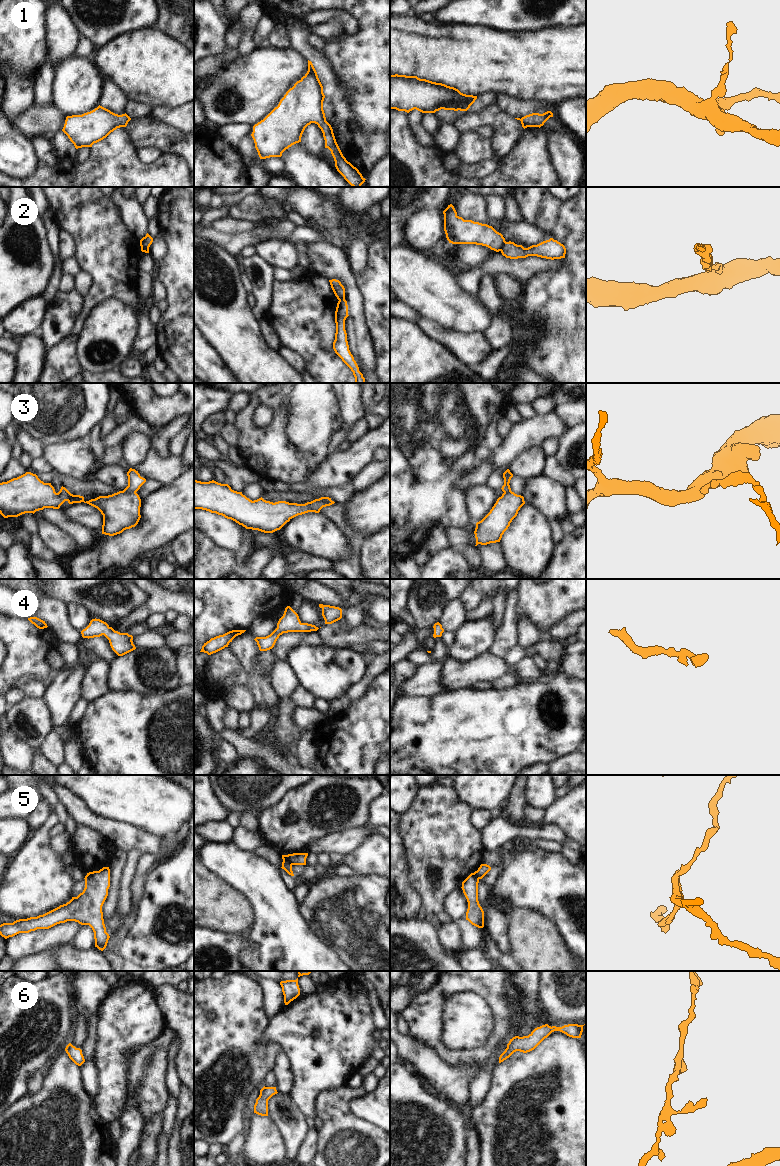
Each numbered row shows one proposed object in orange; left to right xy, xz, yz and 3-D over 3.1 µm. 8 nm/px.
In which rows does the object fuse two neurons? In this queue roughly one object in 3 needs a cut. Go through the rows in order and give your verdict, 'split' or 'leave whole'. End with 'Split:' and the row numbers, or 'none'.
1: leave whole
2: split
3: split
4: leave whole
5: split
6: leave whole
Split: 2, 3, 5

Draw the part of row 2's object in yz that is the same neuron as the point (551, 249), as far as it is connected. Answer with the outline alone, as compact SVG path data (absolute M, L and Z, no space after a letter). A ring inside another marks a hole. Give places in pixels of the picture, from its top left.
M550 238L537 245L532 245L524 248L522 245L517 245L514 242L505 242L501 249L501 253L506 258L518 259L526 258L528 256L537 256L546 259L561 259L565 258L566 248L563 244Z

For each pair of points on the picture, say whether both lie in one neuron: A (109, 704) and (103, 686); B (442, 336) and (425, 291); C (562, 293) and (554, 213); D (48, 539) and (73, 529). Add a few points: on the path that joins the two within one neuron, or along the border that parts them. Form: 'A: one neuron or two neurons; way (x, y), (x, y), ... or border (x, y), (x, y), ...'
A: two neurons; border (111, 690), (91, 703)
B: two neurons; border (425, 317), (434, 320), (444, 327)
C: one neuron; way (574, 273), (574, 235), (572, 233)
D: two neurons; border (44, 519), (69, 534), (78, 546)

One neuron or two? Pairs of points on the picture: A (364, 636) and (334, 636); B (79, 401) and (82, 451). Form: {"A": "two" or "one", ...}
{"A": "one", "B": "two"}

